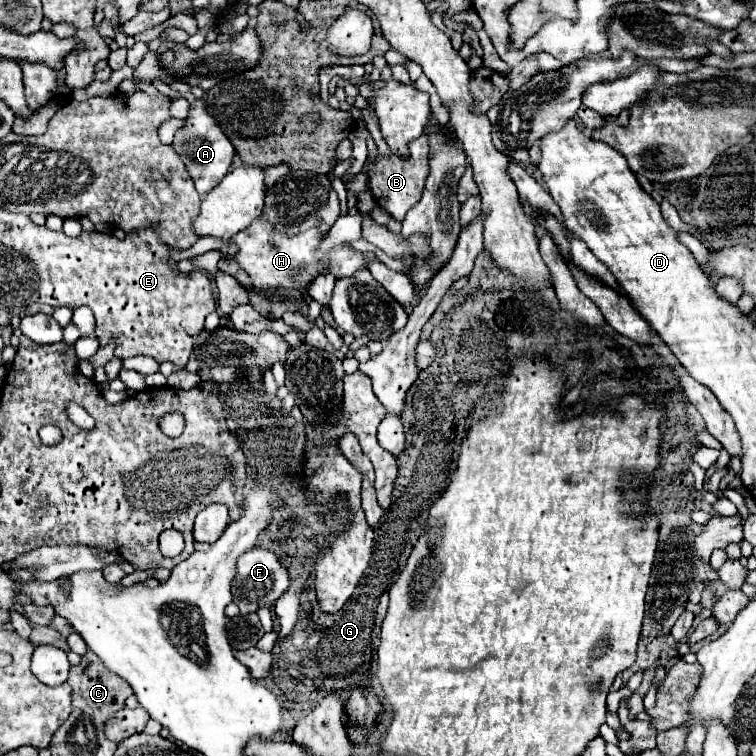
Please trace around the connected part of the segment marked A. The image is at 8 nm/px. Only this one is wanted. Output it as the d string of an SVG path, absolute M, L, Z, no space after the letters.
M195 100L191 104L187 124L181 130L177 130L175 140L173 140L173 148L177 150L177 154L185 162L187 172L191 174L195 188L199 190L201 196L211 192L223 180L223 176L231 170L233 158L235 158L235 148L229 144L229 140L225 138L221 128L215 124L215 120L205 112L203 100Z

